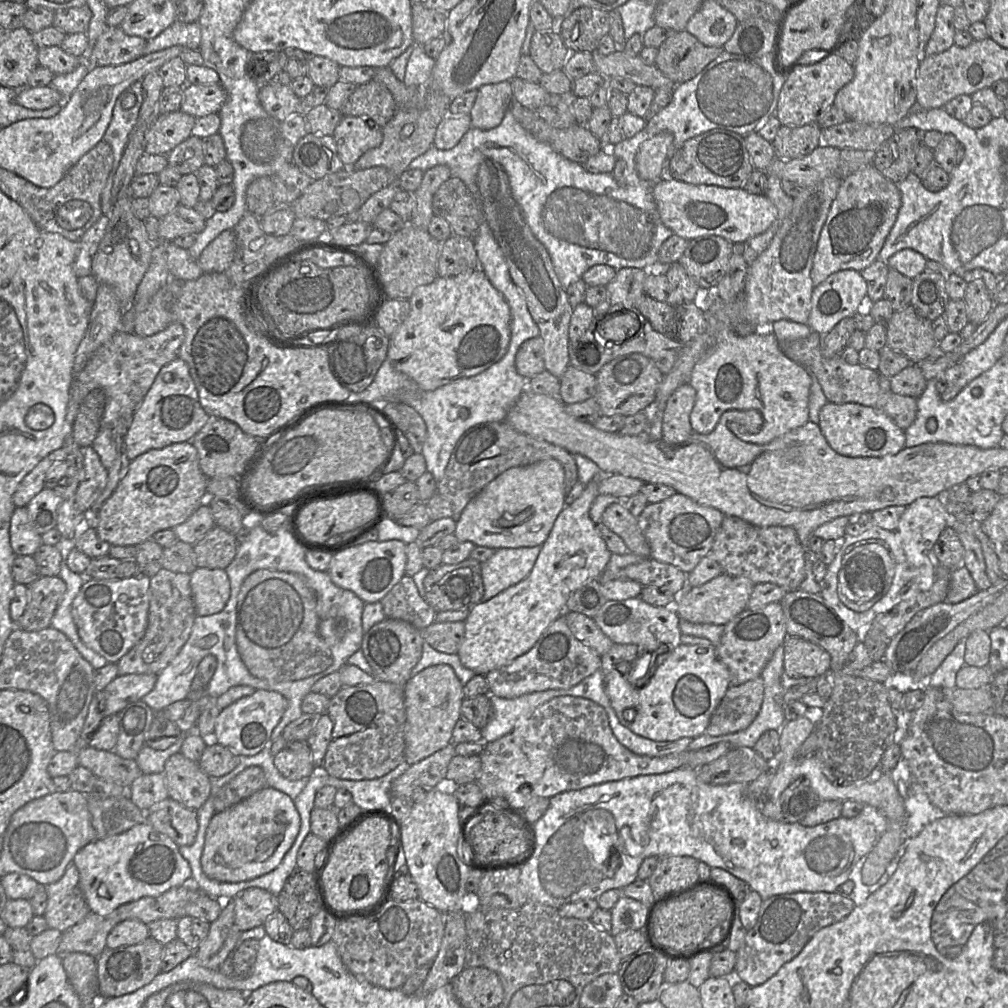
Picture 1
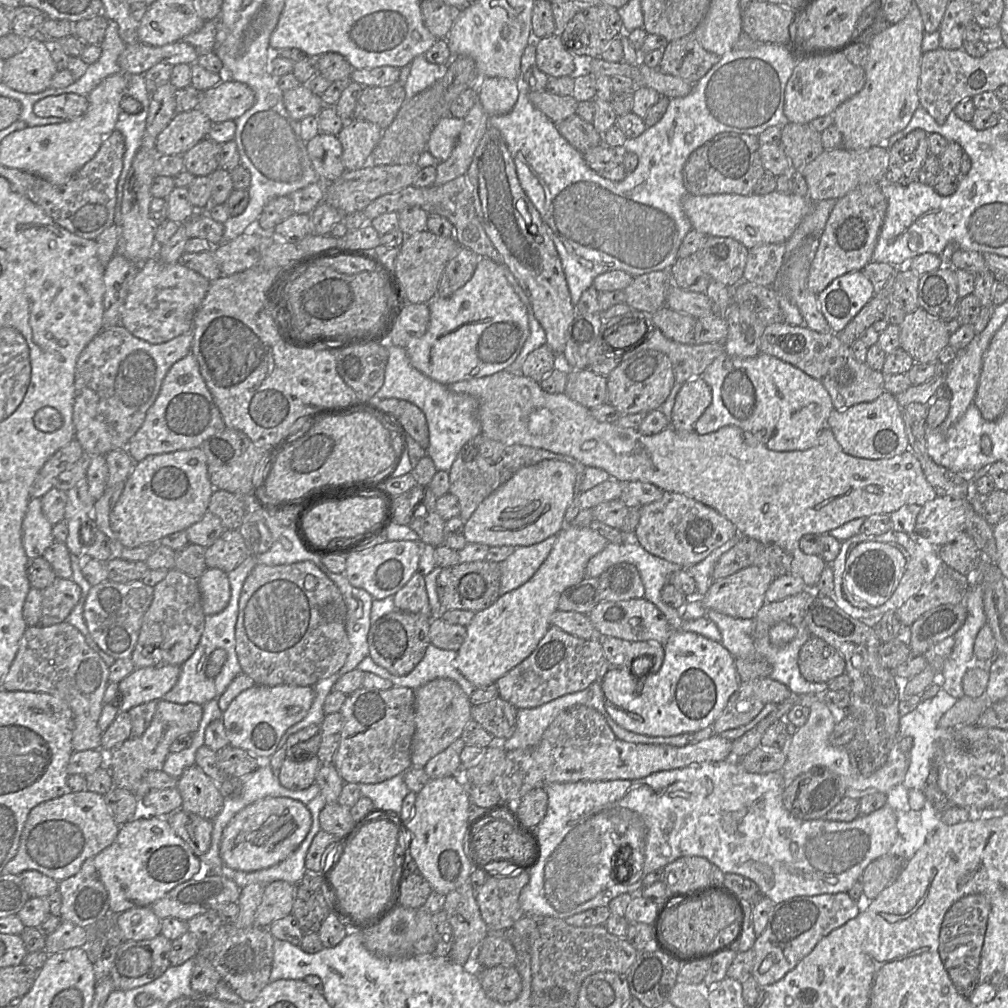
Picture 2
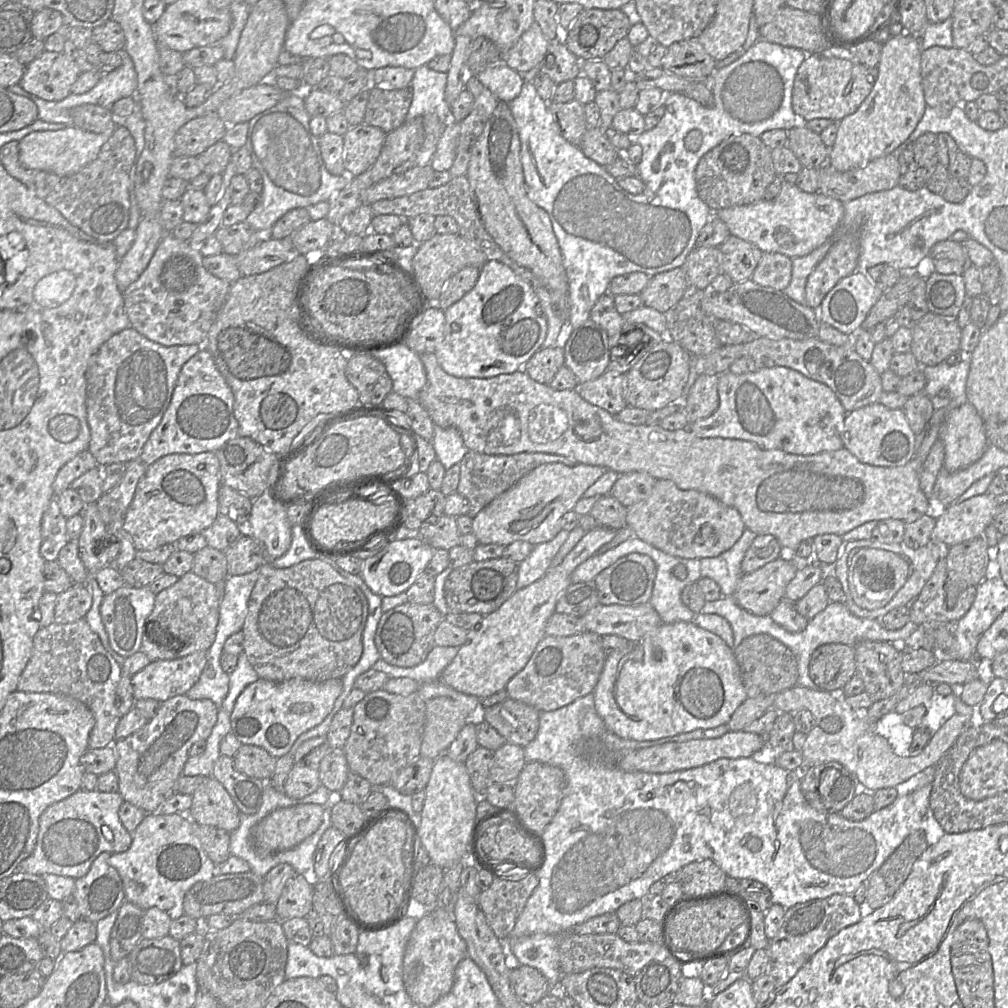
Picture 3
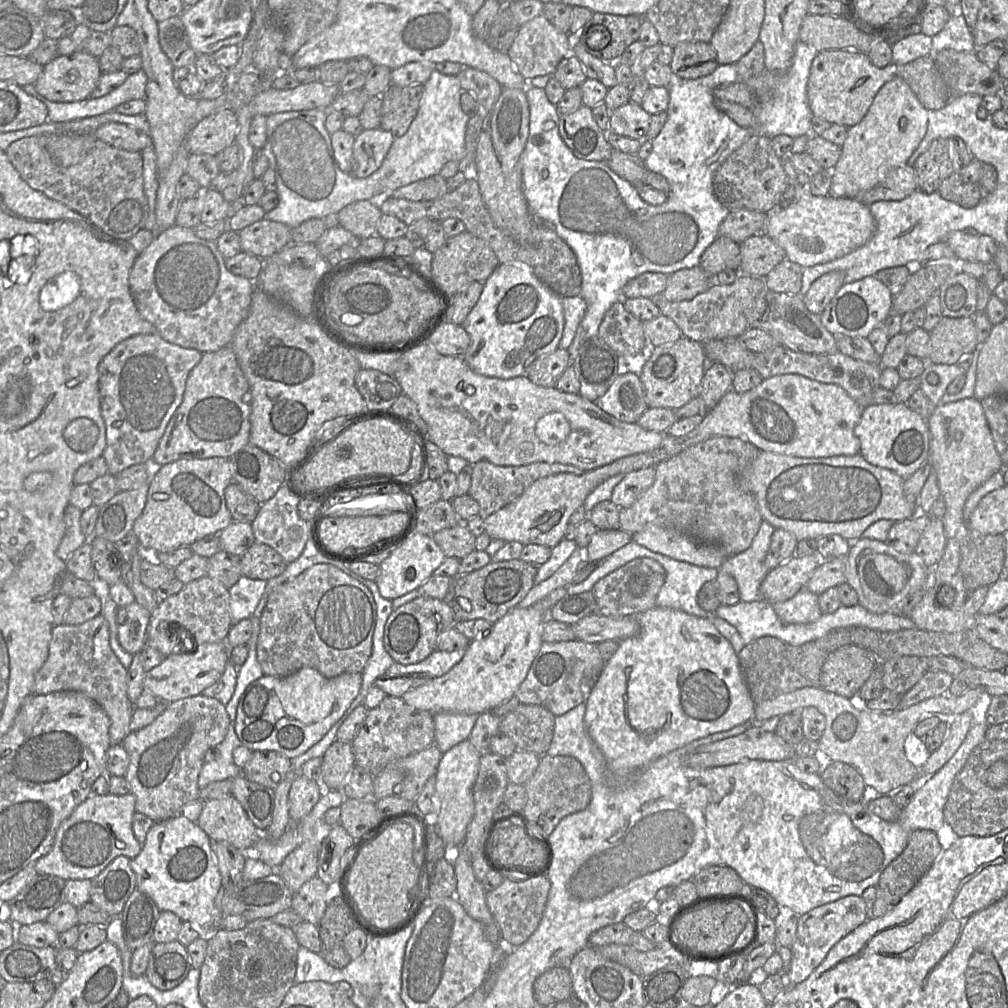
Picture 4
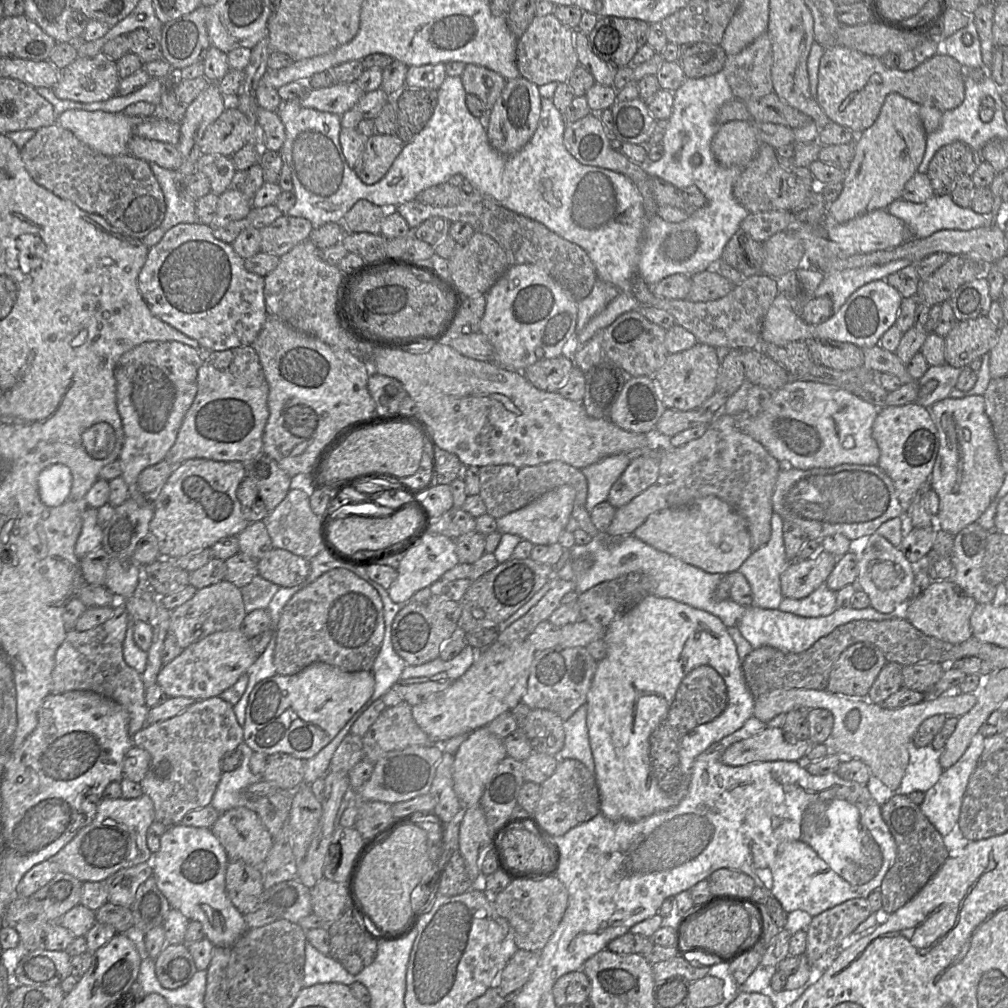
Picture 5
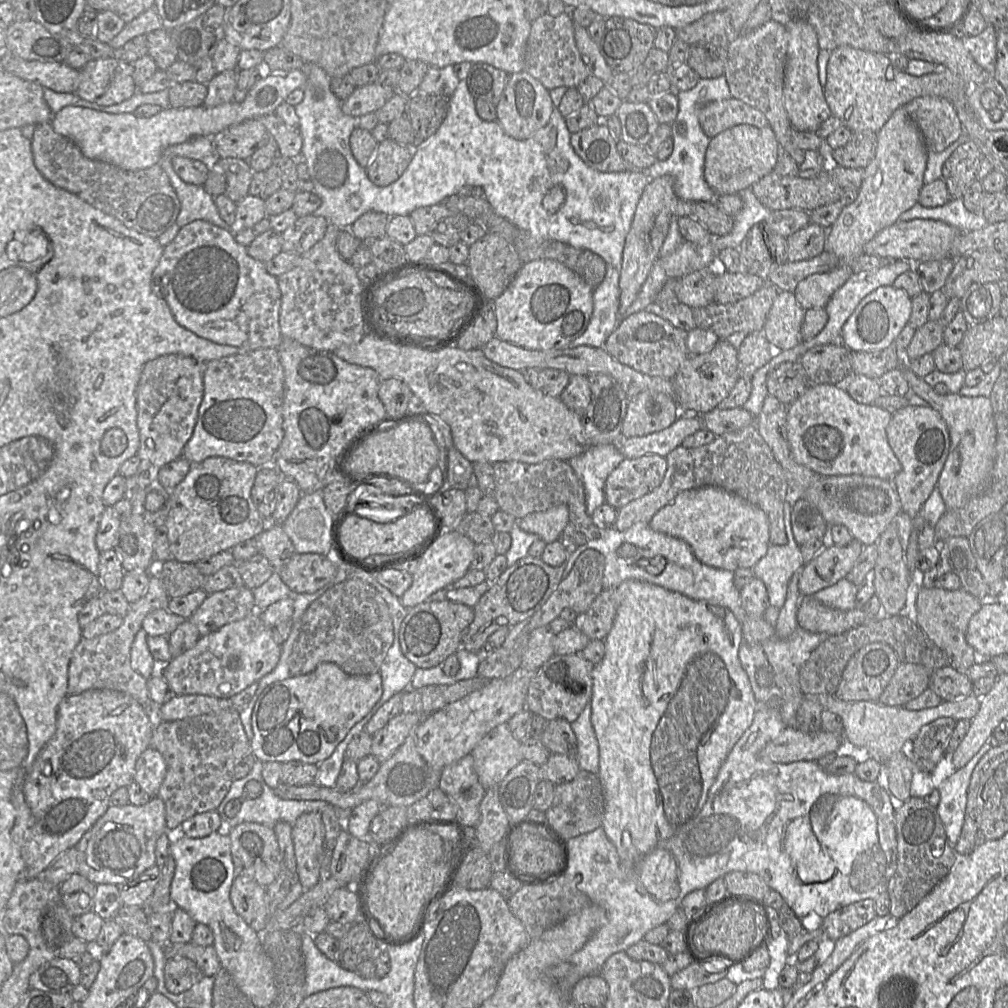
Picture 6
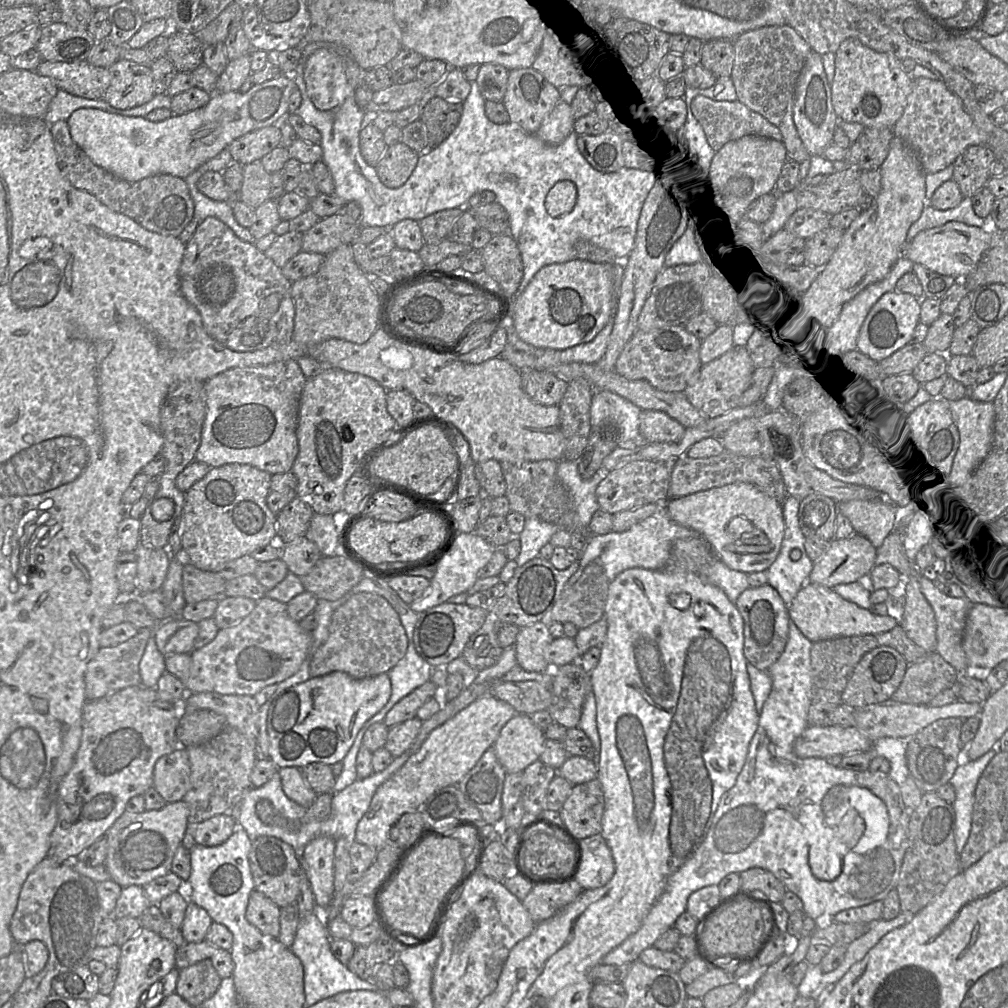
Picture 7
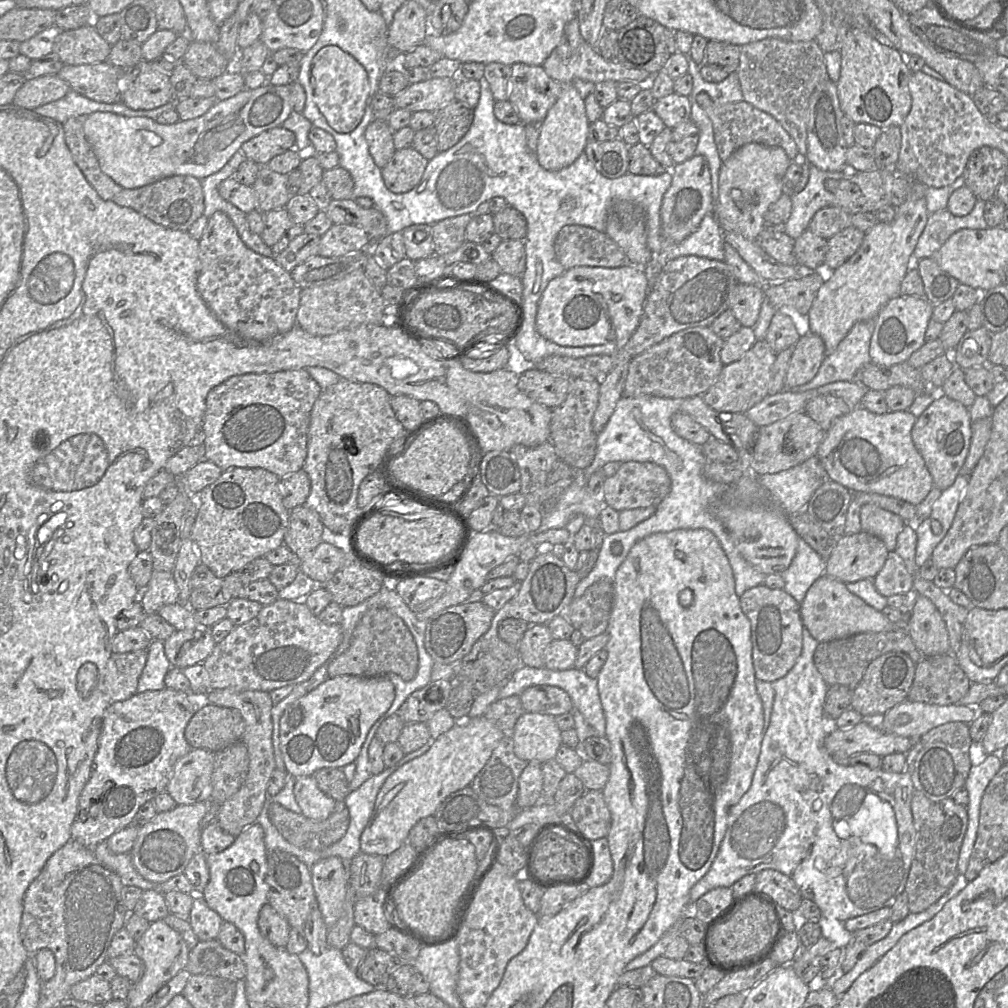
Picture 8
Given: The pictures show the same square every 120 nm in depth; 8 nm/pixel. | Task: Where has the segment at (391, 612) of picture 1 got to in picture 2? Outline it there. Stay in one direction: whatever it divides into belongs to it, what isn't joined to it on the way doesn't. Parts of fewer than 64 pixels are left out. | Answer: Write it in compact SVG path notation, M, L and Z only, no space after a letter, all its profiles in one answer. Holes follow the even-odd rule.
M418 572L393 595L393 600L398 610L432 616L424 576Z

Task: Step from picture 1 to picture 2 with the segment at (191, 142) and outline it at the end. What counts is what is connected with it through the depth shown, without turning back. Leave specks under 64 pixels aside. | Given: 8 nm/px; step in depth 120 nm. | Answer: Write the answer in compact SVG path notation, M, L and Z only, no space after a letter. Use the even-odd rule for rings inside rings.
M209 138L201 140L183 156L185 171L197 176L209 176L219 168L221 144Z

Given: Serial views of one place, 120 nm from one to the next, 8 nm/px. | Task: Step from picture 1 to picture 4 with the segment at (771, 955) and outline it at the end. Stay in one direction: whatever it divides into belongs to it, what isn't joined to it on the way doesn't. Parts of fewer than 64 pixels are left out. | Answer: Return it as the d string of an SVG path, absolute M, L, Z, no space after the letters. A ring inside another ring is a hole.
M850 895L795 917L797 917L796 938L790 949L789 969L787 973L784 973L787 987L806 980L836 943L870 918L870 912L861 896Z

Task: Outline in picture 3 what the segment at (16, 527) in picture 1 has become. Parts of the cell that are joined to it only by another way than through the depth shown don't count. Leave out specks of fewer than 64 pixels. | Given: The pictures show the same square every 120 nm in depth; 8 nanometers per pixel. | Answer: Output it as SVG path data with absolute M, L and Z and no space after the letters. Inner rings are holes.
M54 498L44 512L41 523L40 553L45 561L56 561L60 550L69 542L66 521Z

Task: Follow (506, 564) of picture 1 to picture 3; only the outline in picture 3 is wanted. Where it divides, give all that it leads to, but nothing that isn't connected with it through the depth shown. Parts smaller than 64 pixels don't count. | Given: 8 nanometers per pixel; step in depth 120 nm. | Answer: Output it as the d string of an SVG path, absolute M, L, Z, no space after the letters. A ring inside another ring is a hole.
M562 528L552 540L534 545L531 553L518 563L517 589L530 585L546 573L568 536L569 531Z

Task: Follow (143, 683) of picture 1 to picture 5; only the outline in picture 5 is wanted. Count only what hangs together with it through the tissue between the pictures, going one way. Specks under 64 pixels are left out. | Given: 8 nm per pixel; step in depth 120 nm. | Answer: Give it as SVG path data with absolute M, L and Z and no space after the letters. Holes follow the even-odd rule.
M241 628L219 631L190 644L157 675L156 683L168 697L186 697L194 700L219 696L246 674L259 655L255 655L249 638Z

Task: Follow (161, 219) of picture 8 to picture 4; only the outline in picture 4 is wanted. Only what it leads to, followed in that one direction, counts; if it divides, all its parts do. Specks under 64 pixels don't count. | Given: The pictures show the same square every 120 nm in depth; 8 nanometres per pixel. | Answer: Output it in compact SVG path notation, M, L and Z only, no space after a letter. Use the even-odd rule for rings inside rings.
M30 136L11 143L5 150L13 167L31 188L81 214L114 238L128 241L148 226L151 209L144 192L140 152L118 149L96 139L80 163L64 167L51 157L45 144L46 136Z

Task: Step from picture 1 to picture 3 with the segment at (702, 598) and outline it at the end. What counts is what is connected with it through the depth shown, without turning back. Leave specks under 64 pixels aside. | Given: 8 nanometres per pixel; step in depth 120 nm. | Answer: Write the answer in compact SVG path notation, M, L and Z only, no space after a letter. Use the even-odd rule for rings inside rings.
M782 554L758 570L744 573L732 598L753 615L769 615L784 598L786 586L795 577L800 565L793 554Z

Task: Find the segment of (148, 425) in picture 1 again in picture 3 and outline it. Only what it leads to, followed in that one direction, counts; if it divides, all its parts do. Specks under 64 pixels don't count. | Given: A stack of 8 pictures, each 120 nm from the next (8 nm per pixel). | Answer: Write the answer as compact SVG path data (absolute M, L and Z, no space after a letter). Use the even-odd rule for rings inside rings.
M202 349L181 368L171 402L145 443L139 459L148 466L169 454L214 452L238 436L234 394L218 370L212 354Z

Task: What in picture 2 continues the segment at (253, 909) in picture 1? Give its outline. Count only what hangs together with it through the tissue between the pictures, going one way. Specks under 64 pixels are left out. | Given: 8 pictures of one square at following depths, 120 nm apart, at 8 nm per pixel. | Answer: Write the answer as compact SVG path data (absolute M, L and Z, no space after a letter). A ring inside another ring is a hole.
M275 881L266 885L261 904L255 918L255 925L269 927L273 922L291 915L296 884Z

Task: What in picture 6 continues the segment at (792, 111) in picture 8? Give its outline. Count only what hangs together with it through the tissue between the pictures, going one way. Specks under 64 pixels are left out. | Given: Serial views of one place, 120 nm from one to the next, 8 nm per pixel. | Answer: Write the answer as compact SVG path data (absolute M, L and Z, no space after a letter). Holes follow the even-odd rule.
M770 19L758 28L742 33L727 47L728 60L724 76L732 98L739 99L761 111L769 121L780 147L800 166L805 160L805 150L793 142L793 128L783 100L785 62L788 46L785 25Z

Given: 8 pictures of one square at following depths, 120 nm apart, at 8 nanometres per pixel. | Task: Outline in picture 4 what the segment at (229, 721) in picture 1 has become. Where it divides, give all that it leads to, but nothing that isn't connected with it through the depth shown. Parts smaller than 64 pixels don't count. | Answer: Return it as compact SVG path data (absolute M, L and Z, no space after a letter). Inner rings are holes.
M302 668L283 678L263 675L253 681L239 699L235 733L251 751L276 751L294 759L326 735L358 696L361 686L360 673L327 678L313 668Z

